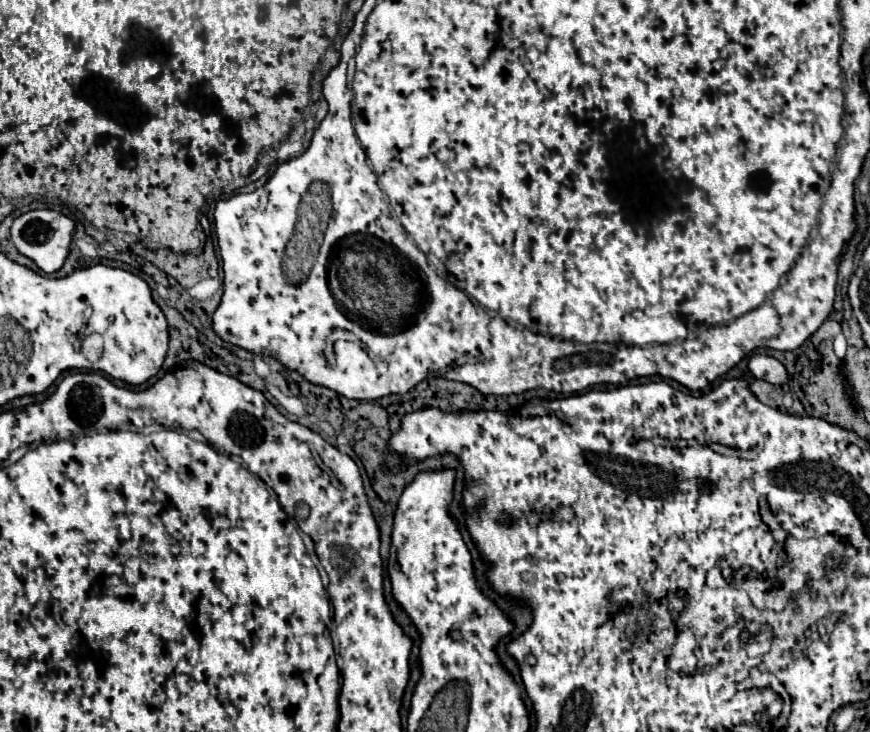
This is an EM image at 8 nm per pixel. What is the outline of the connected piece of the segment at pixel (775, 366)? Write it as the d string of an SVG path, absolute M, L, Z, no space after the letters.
M757 354L749 360L749 374L775 385L784 384L788 379L785 366L779 360L763 354Z

